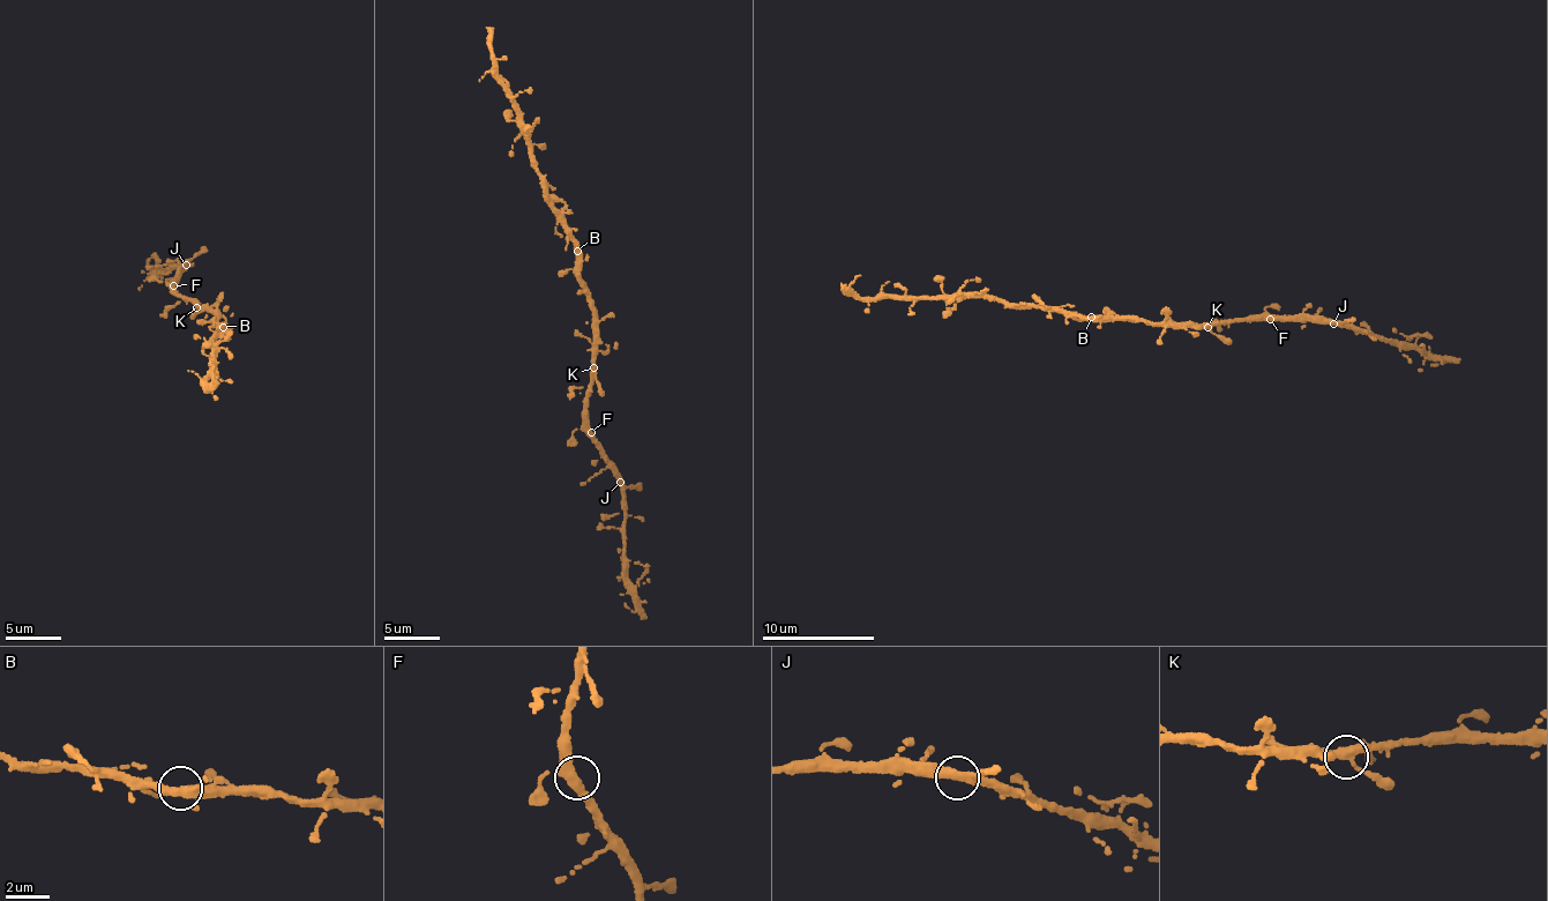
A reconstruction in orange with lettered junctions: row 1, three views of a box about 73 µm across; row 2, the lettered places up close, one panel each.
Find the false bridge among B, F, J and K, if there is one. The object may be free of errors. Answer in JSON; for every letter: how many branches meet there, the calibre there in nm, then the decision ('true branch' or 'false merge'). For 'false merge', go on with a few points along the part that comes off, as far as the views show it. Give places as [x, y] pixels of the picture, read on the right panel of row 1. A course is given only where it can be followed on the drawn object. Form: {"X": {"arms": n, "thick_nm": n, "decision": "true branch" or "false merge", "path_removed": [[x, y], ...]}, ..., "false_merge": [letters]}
{"B": {"arms": 3, "thick_nm": 340, "decision": "true branch"}, "F": {"arms": 3, "thick_nm": 320, "decision": "true branch"}, "J": {"arms": 3, "thick_nm": 320, "decision": "true branch"}, "K": {"arms": 3, "thick_nm": 320, "decision": "true branch"}, "false_merge": []}

